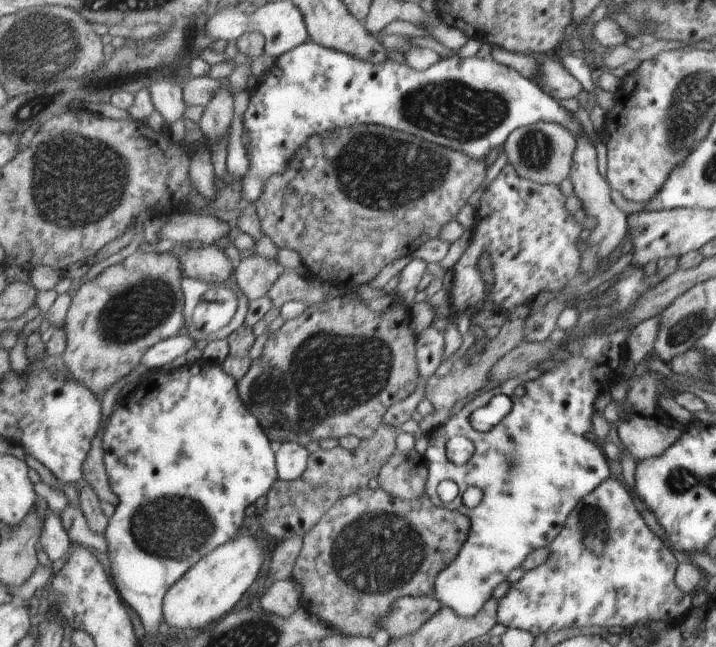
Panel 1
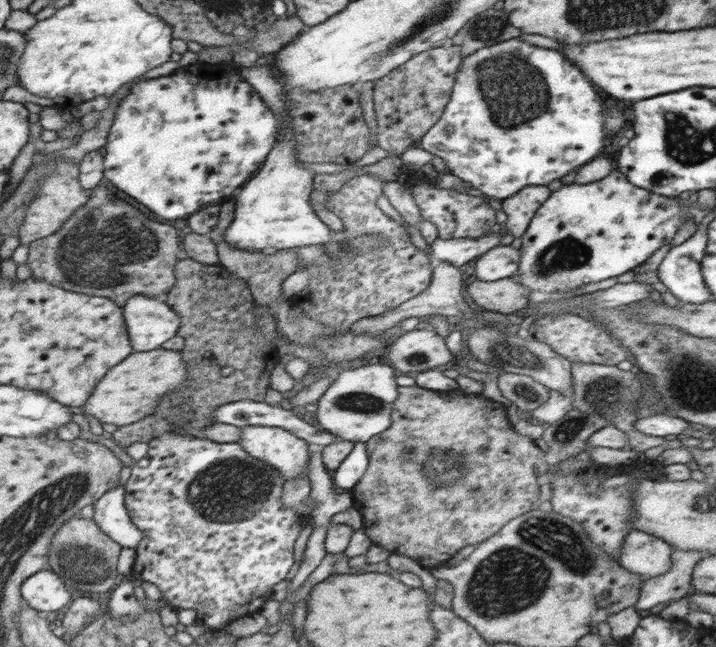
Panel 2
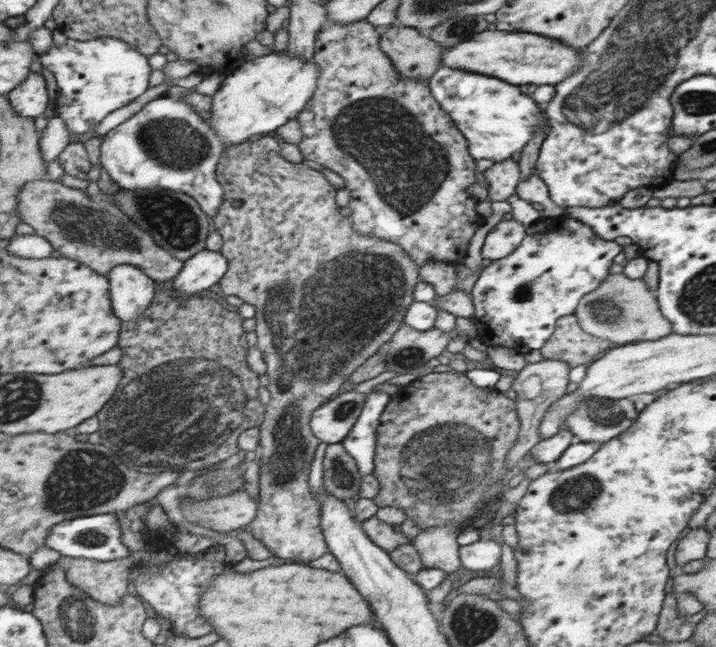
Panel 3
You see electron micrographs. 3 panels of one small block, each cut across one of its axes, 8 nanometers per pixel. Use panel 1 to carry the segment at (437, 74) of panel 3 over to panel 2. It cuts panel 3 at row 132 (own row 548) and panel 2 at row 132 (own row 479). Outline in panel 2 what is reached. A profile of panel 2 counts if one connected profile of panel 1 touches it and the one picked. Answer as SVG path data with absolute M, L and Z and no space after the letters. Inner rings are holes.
M517 38L515 40L503 40L503 42L495 44L495 46L487 46L487 48L481 48L481 50L476 50L462 57L455 74L449 100L445 104L437 122L433 126L430 126L427 132L419 139L419 149L423 149L429 154L441 158L445 162L445 166L447 166L450 174L457 176L462 182L471 184L472 188L479 190L483 196L501 201L517 194L523 187L546 186L551 180L557 180L557 178L565 176L575 166L585 164L593 156L597 157L599 150L603 148L603 138L605 138L603 124L606 124L606 121L605 116L603 116L603 108L605 108L603 98L597 94L597 90L593 90L591 82L587 82L583 78L583 74L579 72L579 68L573 66L571 60L567 60L563 54L559 54L555 50L531 46L531 44L521 42Z

